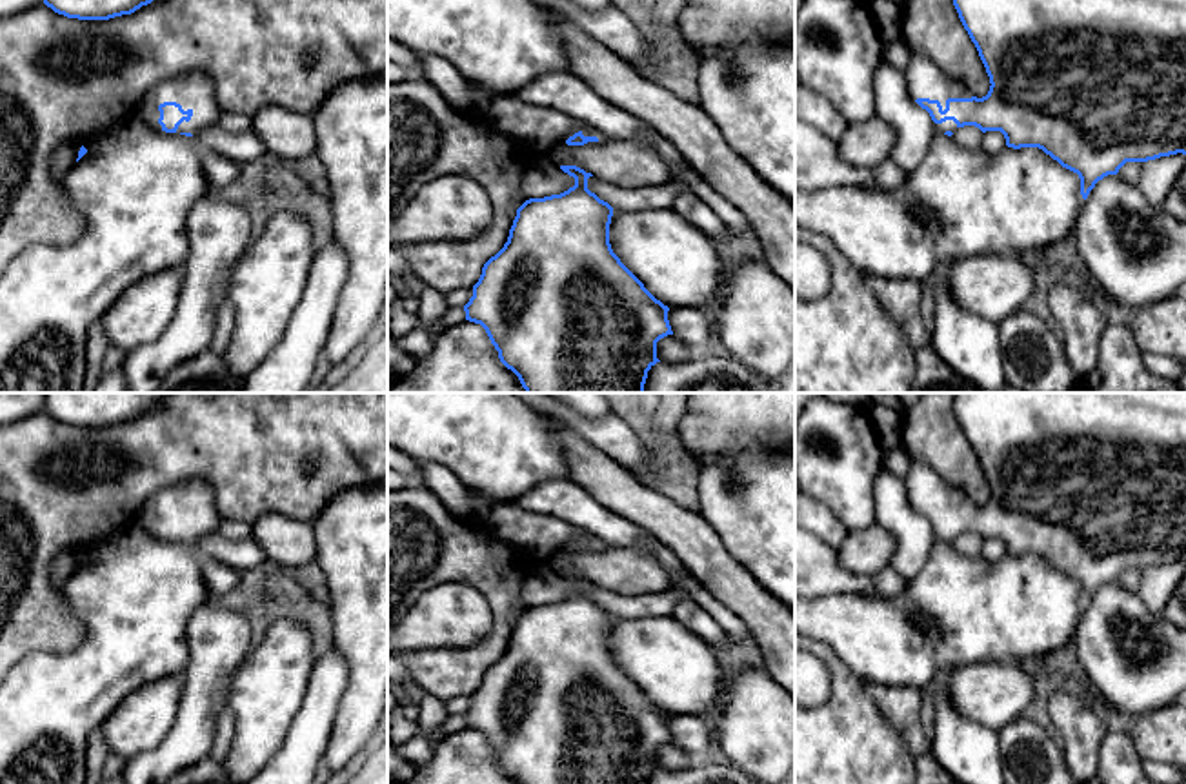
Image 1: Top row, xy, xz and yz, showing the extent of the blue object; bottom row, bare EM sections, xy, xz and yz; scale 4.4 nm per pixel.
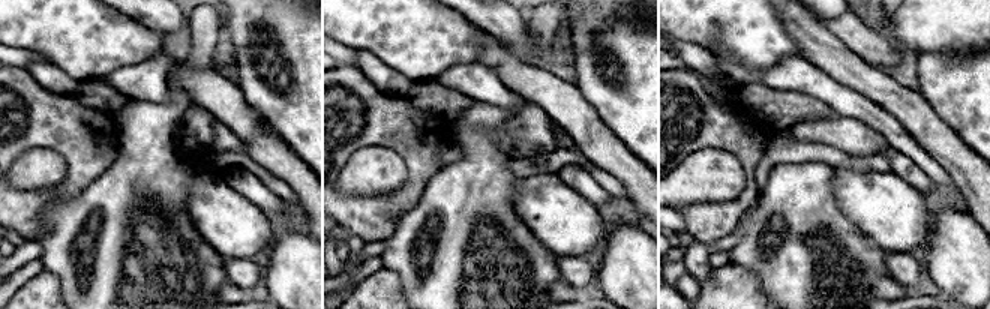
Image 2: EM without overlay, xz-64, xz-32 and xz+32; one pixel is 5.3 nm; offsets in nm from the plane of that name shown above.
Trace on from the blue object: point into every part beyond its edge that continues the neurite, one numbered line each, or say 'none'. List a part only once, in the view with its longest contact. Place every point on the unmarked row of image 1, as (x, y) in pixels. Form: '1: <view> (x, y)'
1: xy (193, 499)

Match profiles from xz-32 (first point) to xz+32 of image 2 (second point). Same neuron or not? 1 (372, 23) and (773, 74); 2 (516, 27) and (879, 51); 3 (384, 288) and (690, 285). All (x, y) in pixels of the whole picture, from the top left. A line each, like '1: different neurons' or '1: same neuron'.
1: different neurons
2: same neuron
3: different neurons

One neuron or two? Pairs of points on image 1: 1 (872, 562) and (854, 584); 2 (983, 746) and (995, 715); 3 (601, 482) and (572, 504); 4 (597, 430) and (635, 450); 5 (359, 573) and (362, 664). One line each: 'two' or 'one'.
1: two
2: two
3: two
4: one
5: one

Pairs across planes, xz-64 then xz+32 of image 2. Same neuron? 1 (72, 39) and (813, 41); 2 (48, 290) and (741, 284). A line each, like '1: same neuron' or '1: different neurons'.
1: different neurons
2: same neuron

